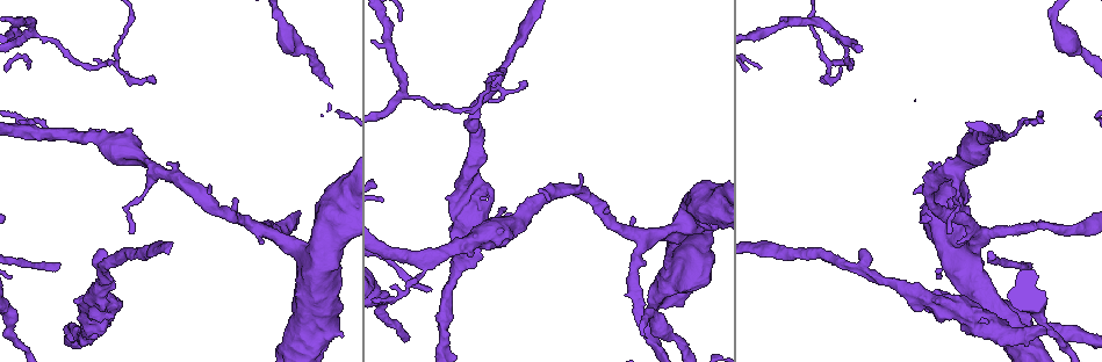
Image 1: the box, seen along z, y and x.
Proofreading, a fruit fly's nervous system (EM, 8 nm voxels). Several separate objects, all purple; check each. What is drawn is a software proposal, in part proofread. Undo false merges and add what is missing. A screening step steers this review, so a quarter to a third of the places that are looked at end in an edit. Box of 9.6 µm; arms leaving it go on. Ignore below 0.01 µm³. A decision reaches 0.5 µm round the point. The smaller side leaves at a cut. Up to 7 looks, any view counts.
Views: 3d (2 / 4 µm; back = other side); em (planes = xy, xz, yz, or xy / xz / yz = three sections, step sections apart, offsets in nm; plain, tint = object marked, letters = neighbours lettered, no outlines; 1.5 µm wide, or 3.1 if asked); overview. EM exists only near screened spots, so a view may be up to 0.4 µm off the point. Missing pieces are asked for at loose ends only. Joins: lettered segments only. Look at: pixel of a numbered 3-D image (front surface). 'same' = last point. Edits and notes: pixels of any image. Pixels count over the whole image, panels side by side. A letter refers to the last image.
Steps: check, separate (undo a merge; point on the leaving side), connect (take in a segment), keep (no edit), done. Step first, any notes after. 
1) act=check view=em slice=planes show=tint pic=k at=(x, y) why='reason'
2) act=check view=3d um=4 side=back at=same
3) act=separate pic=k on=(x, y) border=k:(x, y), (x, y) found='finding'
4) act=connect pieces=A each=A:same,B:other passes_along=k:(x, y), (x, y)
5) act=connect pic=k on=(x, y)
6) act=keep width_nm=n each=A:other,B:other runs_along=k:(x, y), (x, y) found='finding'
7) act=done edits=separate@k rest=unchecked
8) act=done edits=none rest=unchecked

act=check view=em slice=xz step=8 show=letters pic=1 at=(1041, 321) why='thick turns thin'

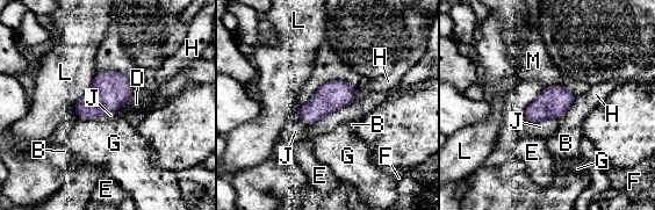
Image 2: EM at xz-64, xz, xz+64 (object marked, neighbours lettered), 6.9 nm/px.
act=keep width_nm=220 each=B:other,D:other,E:other,F:other,G:other,H:other,J:other,L:other,M:other found='continuous, no second neuron'

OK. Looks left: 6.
act=check view=em slice=xz step=4 show=letters pic=1 at=(1001, 330) why='calibre changes'

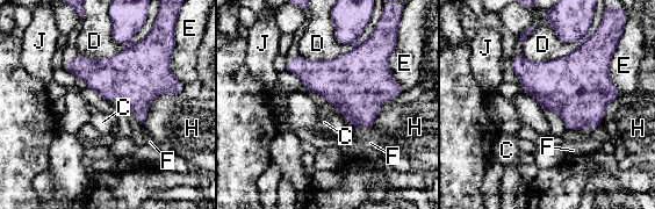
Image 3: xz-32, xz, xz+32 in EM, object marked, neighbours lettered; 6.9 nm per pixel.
act=check view=em slice=planes show=letters at=same why='cut it another way'

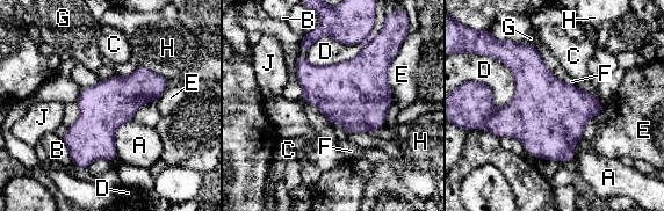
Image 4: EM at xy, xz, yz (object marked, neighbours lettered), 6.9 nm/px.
act=keep each=A:other,B:other,C:other,D:other,E:other,F:other,G:other,H:other,J:other border=4:(130, 119), (115, 131), (115, 159) found='all the same neuron'

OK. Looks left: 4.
act=check view=em slice=planes show=tint pic=1 at=(503, 210) why='tapers out'

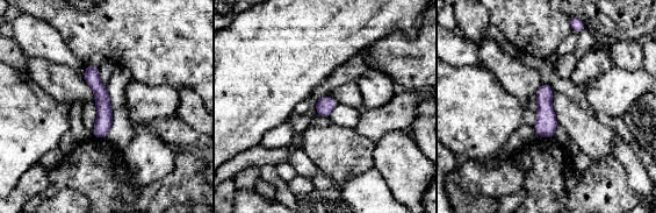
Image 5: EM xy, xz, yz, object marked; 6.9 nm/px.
act=check view=em slice=planes show=letters at=same

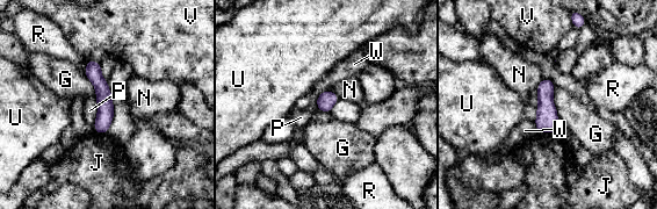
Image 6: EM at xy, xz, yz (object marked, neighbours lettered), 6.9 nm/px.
act=keep each=G:other,J:other,N:other,P:other,R:other,U:other,V:other,W:other runs_along=6:(89, 64), (102, 88), (103, 130) found='none of them fits'

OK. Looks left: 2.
act=done edits=none rest=unchecked

